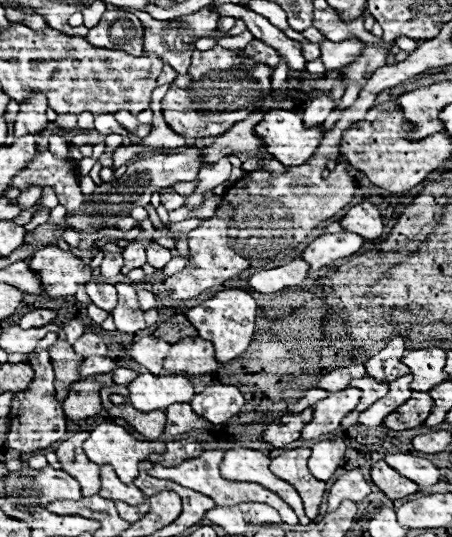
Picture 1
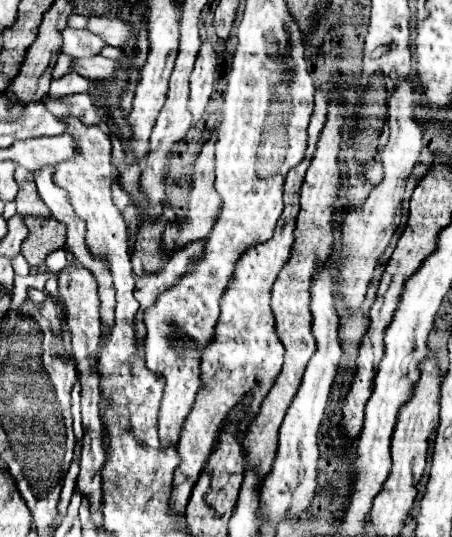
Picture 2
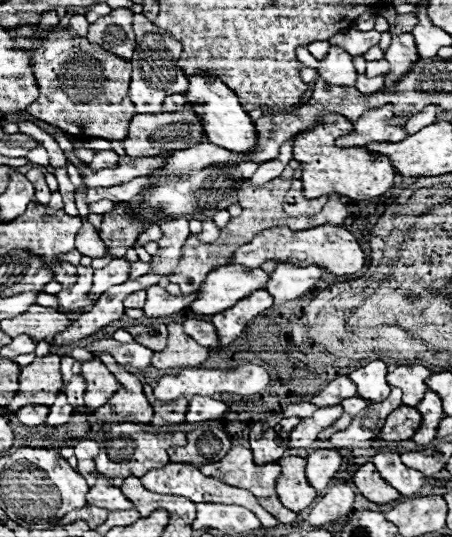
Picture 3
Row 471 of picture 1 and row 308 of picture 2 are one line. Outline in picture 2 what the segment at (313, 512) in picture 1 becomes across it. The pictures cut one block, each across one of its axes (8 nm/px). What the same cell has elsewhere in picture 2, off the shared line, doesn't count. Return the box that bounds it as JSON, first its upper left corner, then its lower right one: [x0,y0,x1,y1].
[244,88,346,478]

